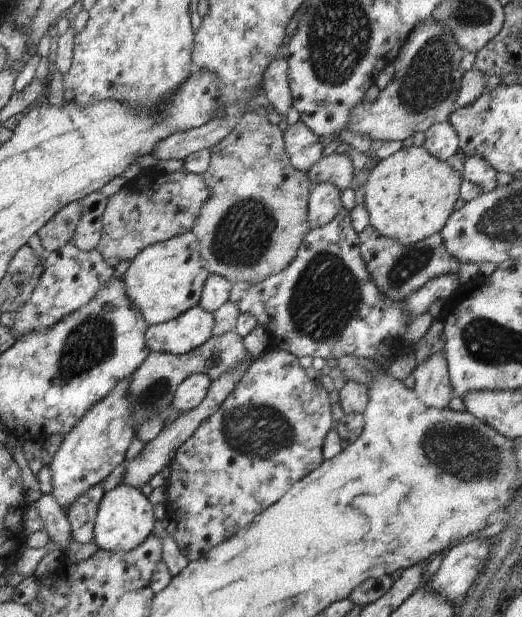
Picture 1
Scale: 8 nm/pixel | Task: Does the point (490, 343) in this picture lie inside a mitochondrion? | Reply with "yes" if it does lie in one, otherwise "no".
yes

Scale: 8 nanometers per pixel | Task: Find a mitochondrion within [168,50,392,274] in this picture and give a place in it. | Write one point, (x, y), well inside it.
(243, 234)

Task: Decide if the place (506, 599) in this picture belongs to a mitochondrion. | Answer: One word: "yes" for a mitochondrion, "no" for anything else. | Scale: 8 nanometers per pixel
no

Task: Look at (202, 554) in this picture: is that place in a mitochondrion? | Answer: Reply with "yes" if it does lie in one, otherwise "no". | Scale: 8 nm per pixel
no

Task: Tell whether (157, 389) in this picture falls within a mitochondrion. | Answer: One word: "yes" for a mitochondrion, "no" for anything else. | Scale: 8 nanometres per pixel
yes

